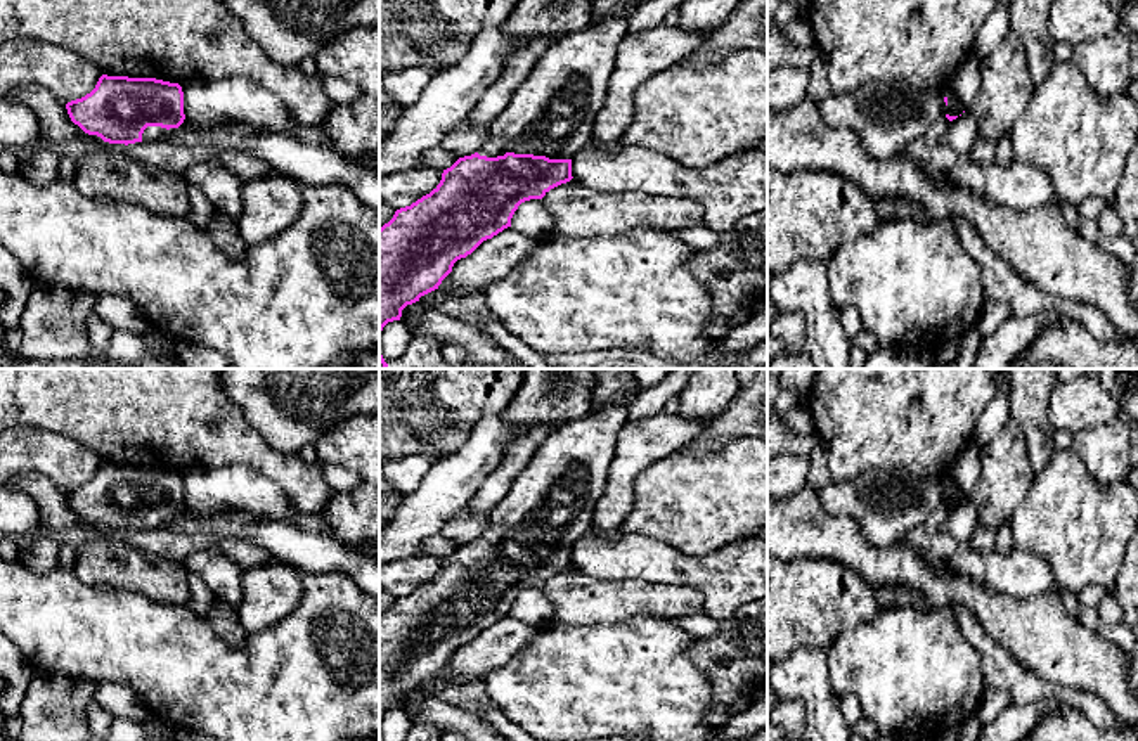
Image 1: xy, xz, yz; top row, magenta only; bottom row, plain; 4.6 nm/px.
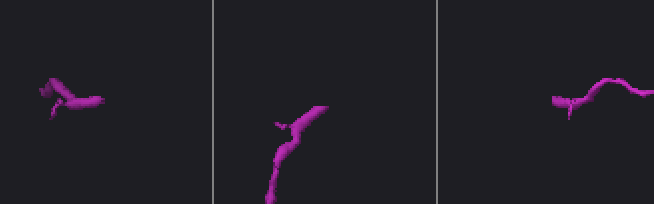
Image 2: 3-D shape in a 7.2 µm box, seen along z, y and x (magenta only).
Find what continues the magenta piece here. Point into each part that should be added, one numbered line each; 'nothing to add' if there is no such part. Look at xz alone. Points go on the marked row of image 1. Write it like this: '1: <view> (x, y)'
1: xz (553, 111)

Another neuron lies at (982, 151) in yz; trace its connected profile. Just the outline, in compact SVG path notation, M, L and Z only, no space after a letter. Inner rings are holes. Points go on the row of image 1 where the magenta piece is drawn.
M979 135L977 140L973 142L967 159L973 161L977 164L994 163L996 144Z

